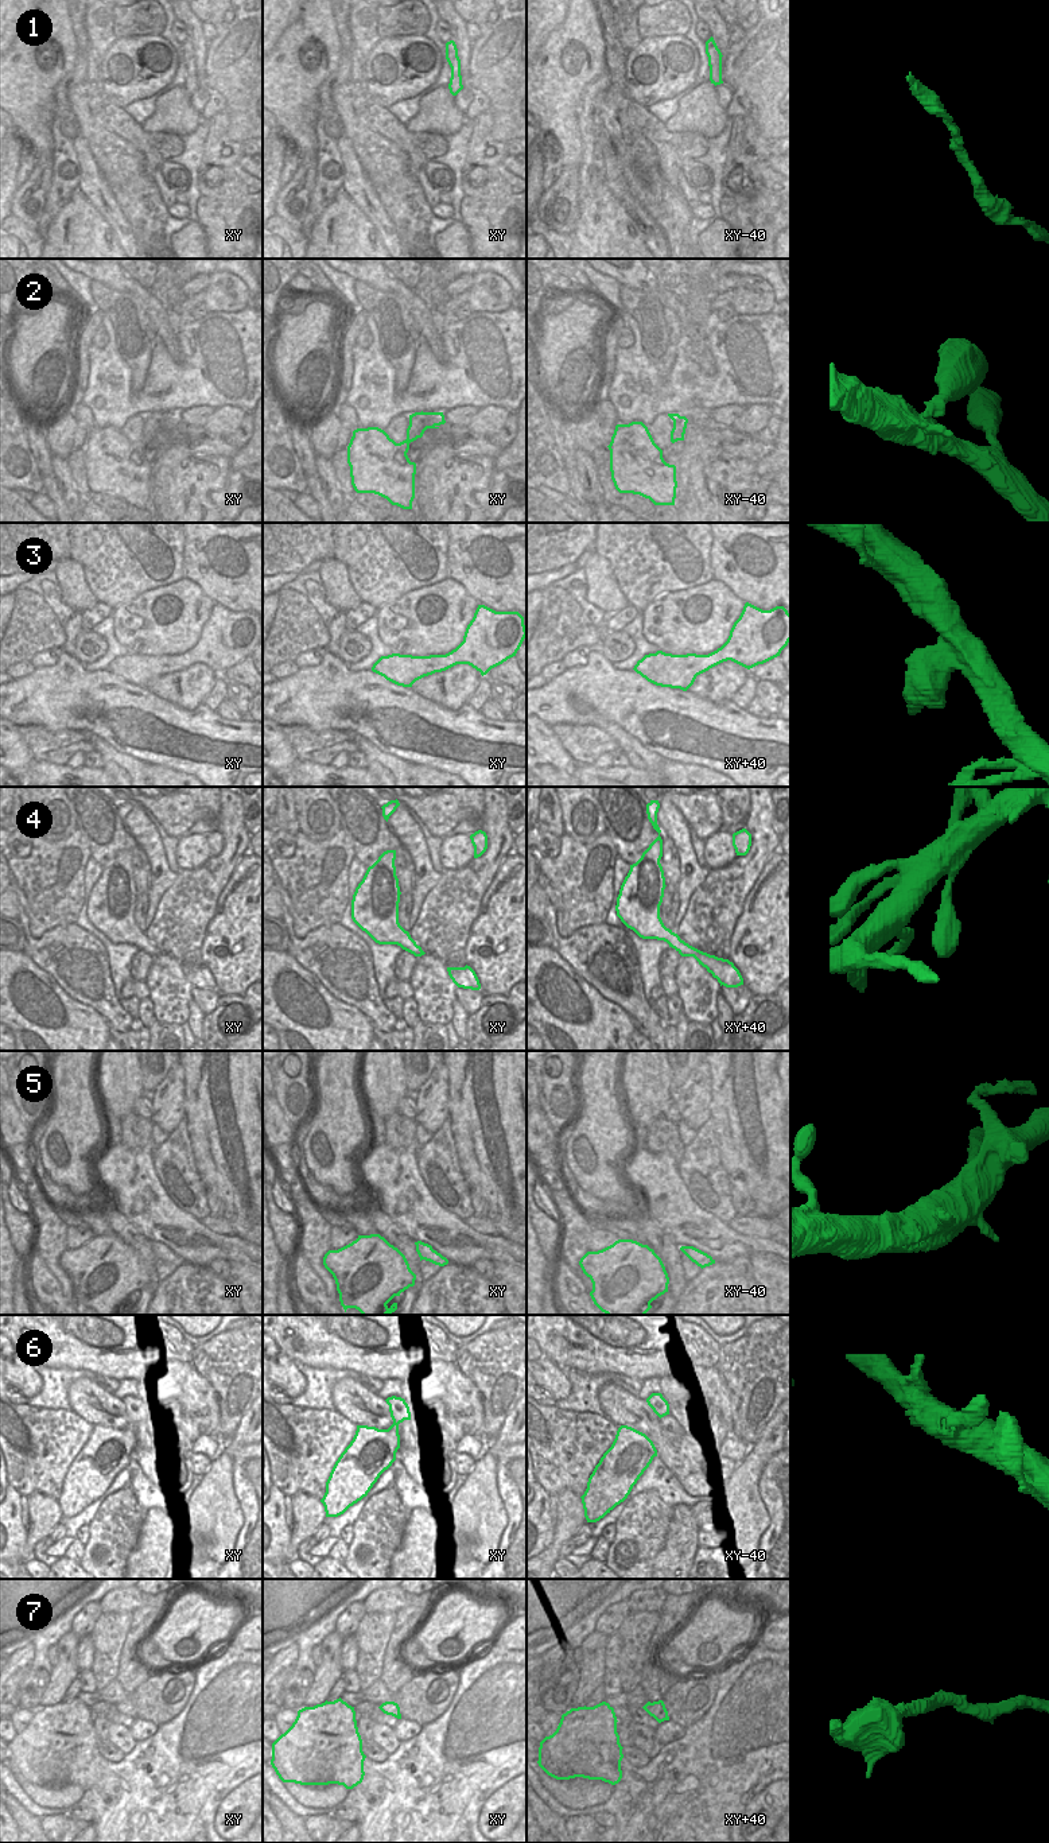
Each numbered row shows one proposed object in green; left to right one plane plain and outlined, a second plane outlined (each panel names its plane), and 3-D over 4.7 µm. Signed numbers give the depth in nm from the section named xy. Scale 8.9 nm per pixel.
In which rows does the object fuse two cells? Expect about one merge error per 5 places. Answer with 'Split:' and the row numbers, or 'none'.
Split: 6

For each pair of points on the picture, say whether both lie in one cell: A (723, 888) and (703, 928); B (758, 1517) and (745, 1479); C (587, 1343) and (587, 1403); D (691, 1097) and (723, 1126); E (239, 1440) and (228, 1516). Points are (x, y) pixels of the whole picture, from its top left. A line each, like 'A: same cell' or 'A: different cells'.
A: same cell
B: same cell
C: different cells
D: different cells
E: same cell

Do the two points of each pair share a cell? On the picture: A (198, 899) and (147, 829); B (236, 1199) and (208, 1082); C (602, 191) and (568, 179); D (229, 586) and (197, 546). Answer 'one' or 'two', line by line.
A: two
B: one
C: two
D: one

